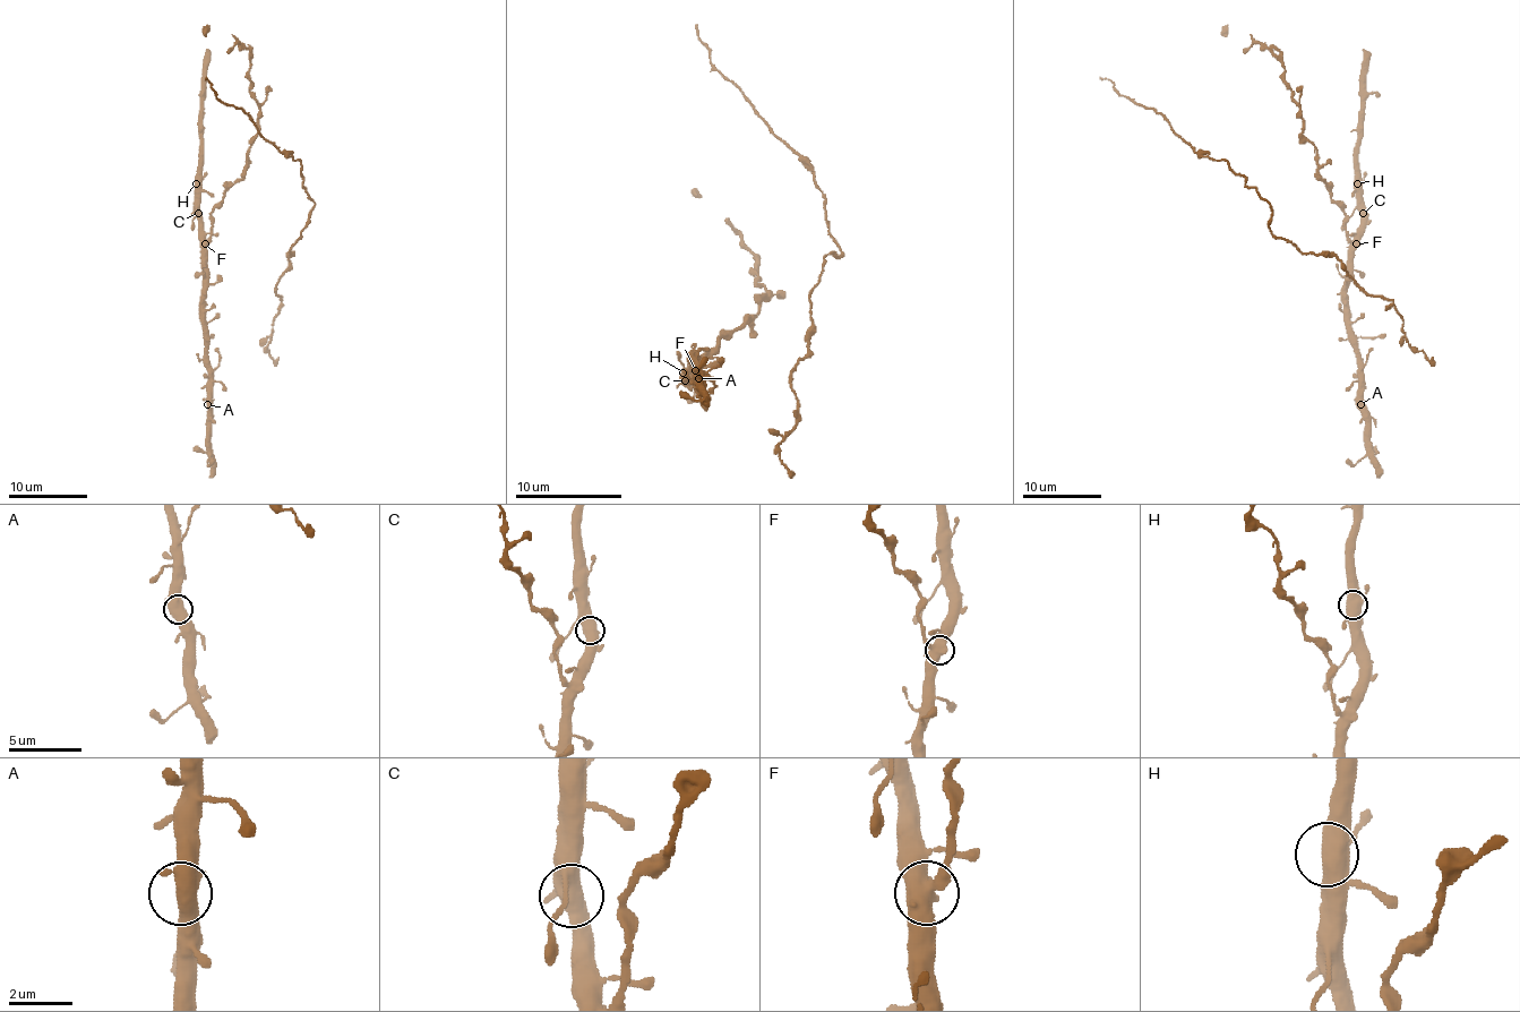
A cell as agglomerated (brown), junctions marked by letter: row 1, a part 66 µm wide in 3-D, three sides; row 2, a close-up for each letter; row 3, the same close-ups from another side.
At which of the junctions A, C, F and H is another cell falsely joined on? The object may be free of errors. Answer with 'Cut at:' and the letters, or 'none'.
Cut at: F

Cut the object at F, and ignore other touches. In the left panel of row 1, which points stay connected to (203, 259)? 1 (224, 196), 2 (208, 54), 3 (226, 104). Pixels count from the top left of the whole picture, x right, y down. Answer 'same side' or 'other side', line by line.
1: other side
2: same side
3: same side

